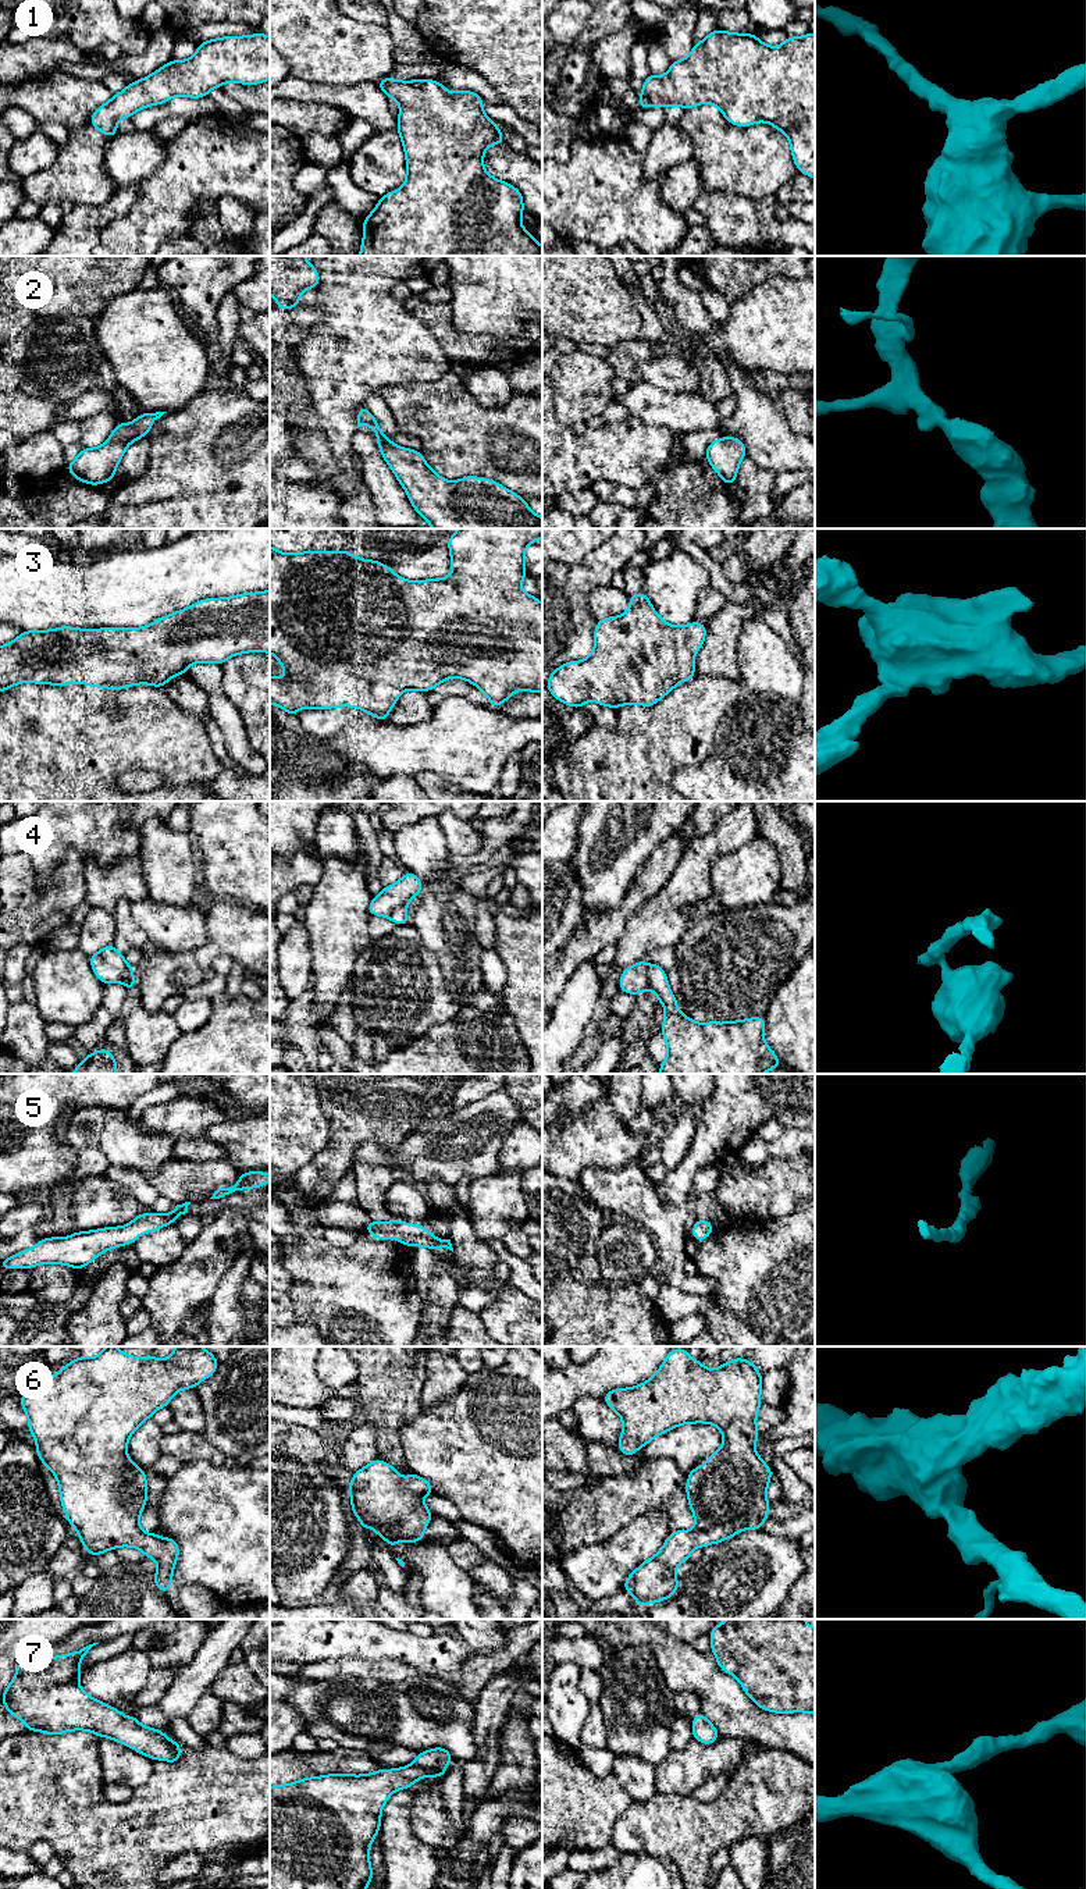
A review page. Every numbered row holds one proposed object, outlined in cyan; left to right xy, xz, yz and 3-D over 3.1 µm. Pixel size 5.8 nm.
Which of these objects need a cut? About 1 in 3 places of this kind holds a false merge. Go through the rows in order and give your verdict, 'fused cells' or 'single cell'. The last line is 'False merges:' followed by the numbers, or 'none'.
1: single cell
2: single cell
3: single cell
4: fused cells
5: single cell
6: single cell
7: single cell
False merges: 4

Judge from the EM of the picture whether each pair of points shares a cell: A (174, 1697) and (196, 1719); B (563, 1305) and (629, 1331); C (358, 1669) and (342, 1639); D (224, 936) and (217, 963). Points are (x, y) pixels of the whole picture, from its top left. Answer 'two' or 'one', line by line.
A: two
B: one
C: two
D: two

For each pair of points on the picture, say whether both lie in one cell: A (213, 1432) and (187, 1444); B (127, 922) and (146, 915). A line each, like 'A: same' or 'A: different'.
A: different
B: different

